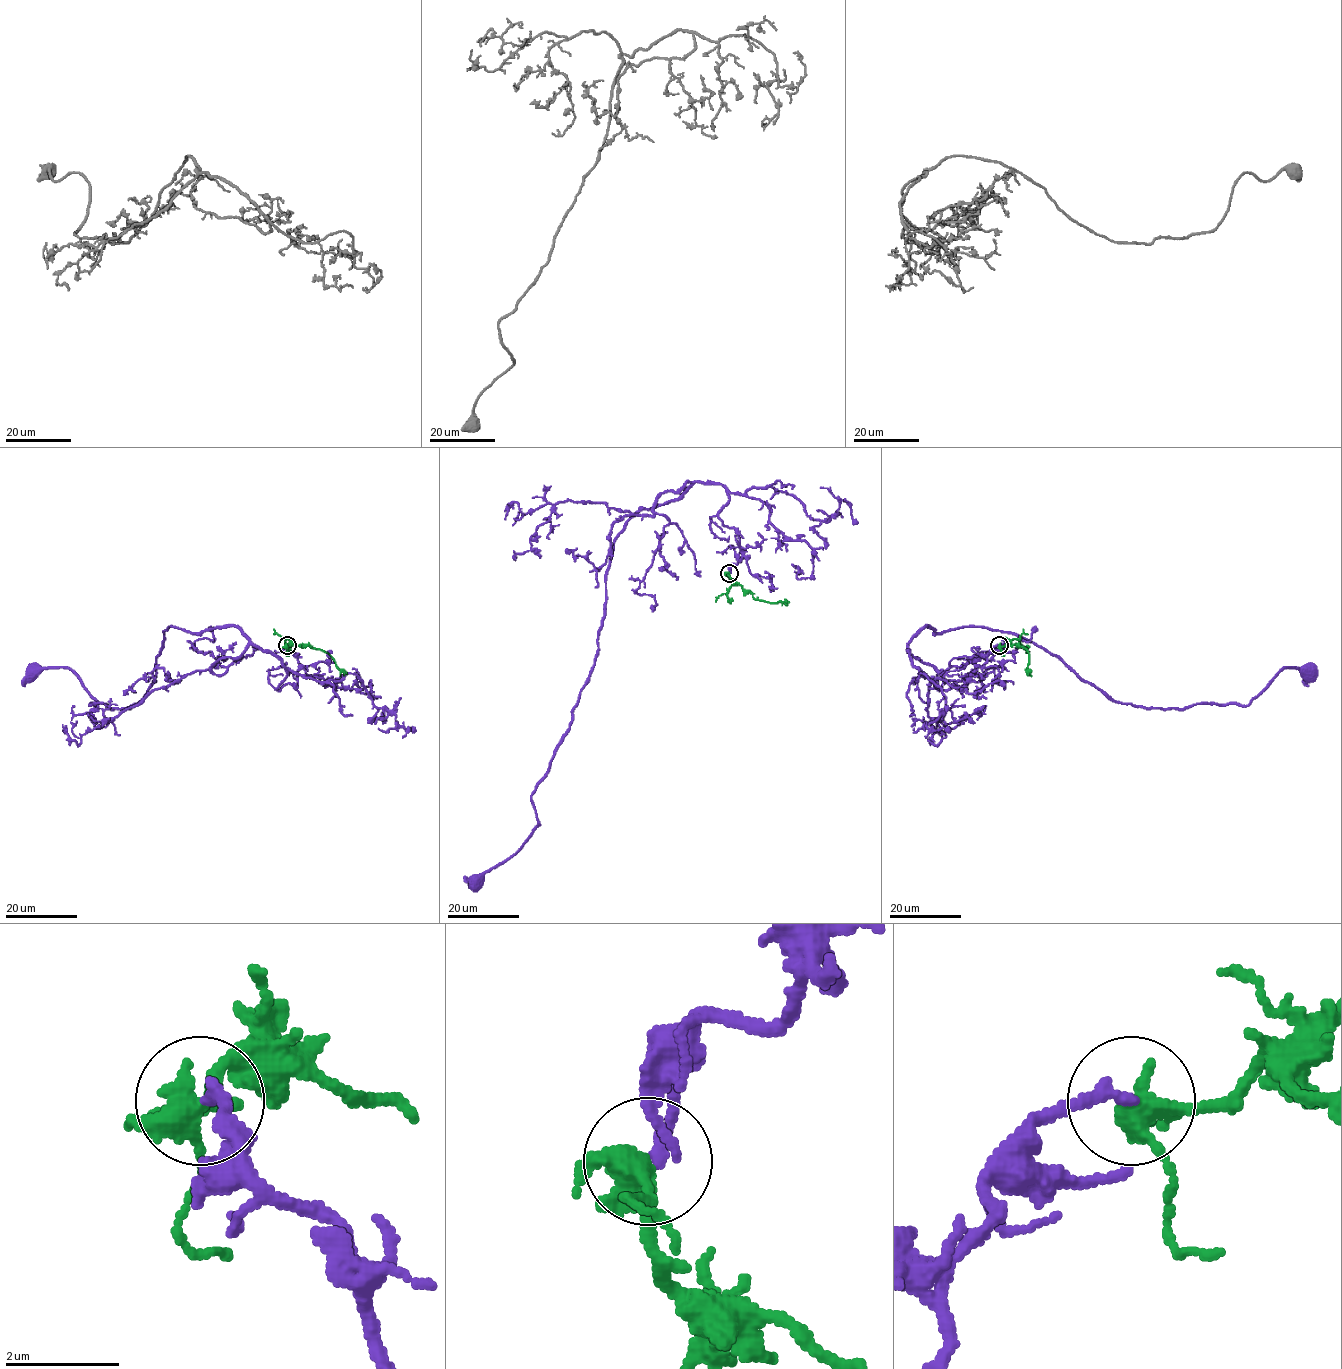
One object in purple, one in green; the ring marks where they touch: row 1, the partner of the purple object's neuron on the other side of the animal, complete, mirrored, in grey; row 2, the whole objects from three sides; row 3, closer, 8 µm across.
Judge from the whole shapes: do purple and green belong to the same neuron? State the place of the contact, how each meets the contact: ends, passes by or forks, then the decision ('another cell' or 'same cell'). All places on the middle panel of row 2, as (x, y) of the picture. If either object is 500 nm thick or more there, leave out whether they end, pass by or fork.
at (729, 573); purple ends there; green forks there; same cell

